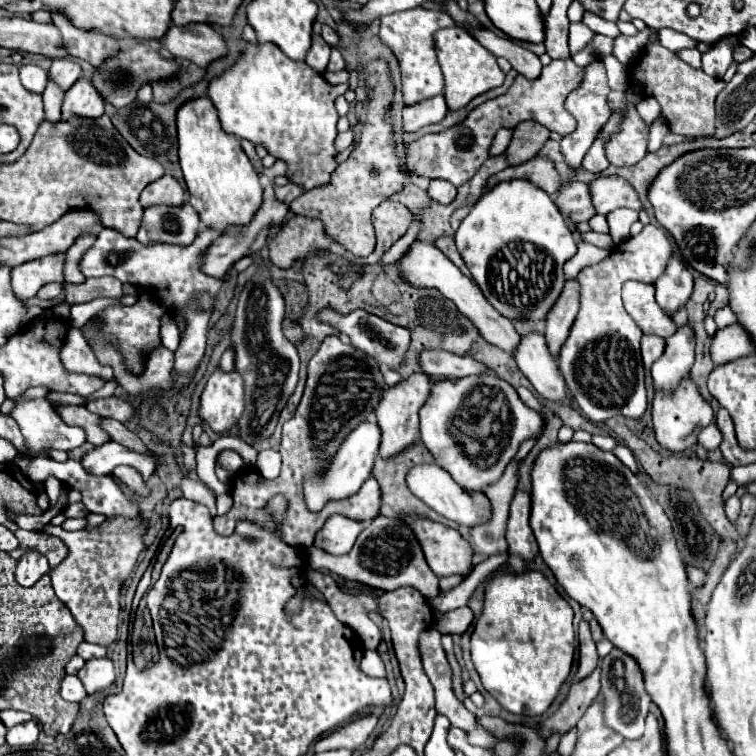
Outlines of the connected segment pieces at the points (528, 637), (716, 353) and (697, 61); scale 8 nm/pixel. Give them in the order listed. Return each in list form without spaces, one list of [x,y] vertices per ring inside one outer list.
[[[541,571],[501,573],[487,583],[483,597],[483,613],[477,619],[477,625],[471,635],[471,657],[483,687],[501,703],[501,707],[517,715],[543,715],[551,701],[557,697],[565,679],[569,677],[573,665],[573,651],[573,609]]]
[[[729,325],[711,339],[711,357],[715,365],[729,363],[733,359],[753,355],[755,347],[741,325]]]
[[[685,49],[681,53],[677,53],[681,59],[685,59],[691,67],[695,69],[701,69],[701,53],[697,49]]]

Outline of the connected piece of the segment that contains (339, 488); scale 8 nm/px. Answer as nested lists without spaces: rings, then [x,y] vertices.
[[[361,423],[359,427],[355,427],[347,435],[347,439],[341,443],[339,451],[331,457],[331,463],[325,467],[325,471],[321,475],[305,479],[303,493],[305,493],[307,509],[311,513],[319,513],[327,503],[355,495],[359,491],[359,487],[371,477],[371,467],[373,467],[375,455],[379,451],[379,443],[381,443],[381,433],[379,433],[377,423]]]

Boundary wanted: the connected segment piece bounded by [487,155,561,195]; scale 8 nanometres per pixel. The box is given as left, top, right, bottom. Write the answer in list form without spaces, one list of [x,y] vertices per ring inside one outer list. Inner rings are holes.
[[[541,155],[533,157],[531,161],[527,161],[523,165],[515,165],[515,167],[507,167],[507,169],[499,171],[497,175],[493,175],[489,179],[487,189],[493,187],[495,183],[501,183],[507,179],[529,179],[533,185],[541,187],[549,195],[555,195],[555,191],[559,191],[559,183],[561,183],[561,177],[559,177],[553,161],[547,157],[541,157]]]

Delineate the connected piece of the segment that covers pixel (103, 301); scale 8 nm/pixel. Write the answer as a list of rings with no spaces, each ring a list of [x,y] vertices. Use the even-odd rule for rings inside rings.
[[[123,296],[121,299],[99,298],[91,302],[72,305],[70,311],[70,321],[72,327],[81,328],[91,317],[99,311],[112,304],[134,305],[138,301],[138,296]]]

